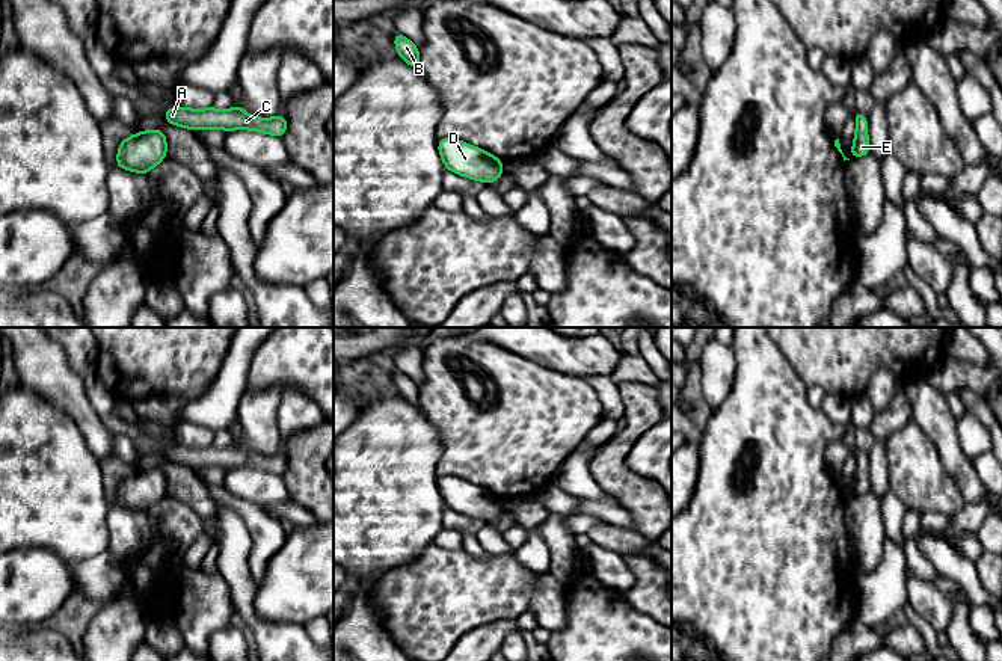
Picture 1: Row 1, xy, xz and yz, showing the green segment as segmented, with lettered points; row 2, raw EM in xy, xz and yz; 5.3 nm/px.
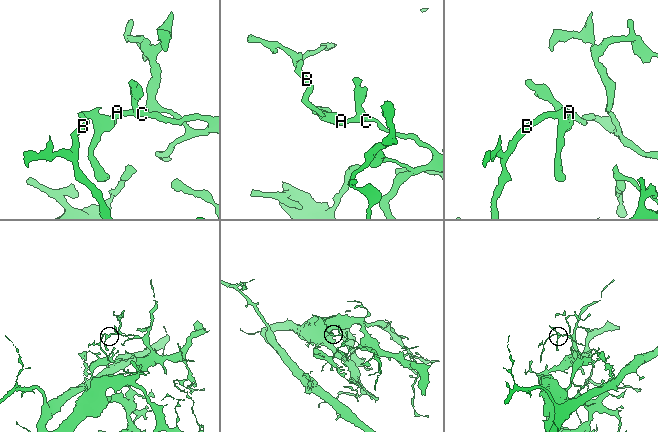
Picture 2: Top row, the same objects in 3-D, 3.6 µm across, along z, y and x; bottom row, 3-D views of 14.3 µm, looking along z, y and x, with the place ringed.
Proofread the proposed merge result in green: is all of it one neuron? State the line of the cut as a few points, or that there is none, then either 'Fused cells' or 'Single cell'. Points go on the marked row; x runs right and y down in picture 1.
No split. Single cell

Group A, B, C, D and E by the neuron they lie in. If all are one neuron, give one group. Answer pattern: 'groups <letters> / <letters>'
groups A B C D E

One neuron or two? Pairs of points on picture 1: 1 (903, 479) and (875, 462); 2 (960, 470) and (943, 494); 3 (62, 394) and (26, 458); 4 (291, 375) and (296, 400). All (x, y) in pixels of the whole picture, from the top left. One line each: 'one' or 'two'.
1: two
2: two
3: two
4: two

